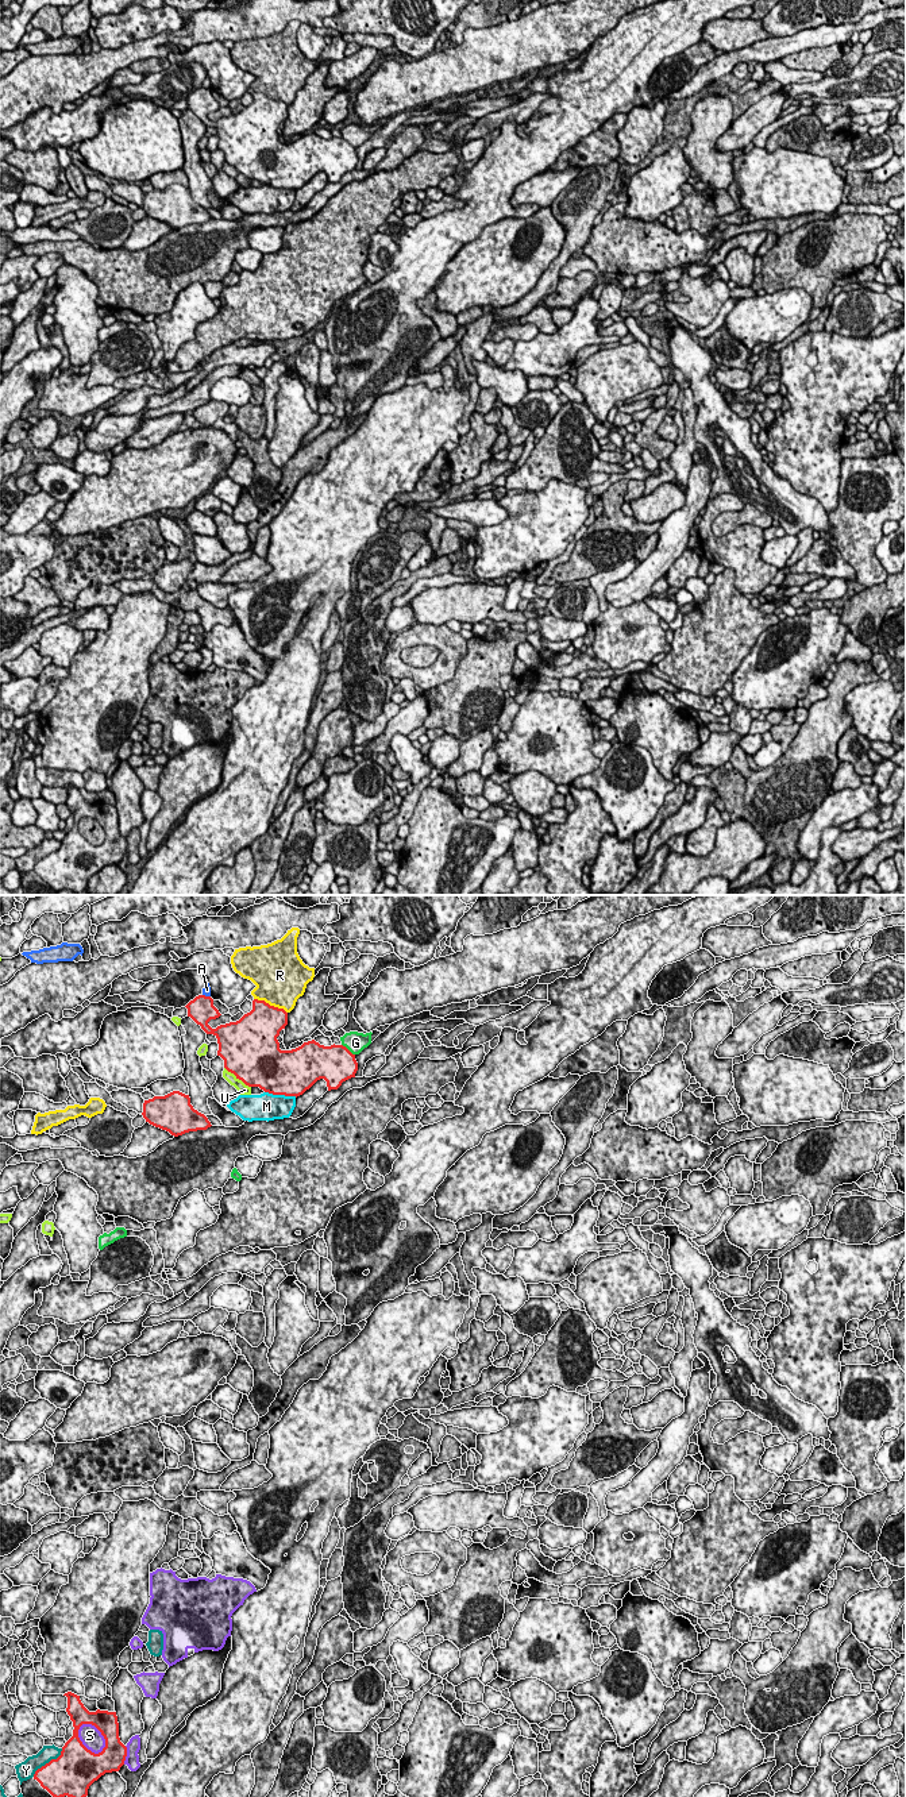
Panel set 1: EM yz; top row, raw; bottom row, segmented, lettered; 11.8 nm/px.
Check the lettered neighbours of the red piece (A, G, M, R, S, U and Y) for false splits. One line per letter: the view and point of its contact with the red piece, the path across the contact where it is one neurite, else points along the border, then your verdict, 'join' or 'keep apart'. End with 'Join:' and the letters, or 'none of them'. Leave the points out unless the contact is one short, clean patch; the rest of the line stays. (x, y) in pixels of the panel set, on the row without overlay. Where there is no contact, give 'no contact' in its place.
A: yz (207, 89) | along yz (203, 87), (209, 89) | keep apart
G: yz (347, 142) | keep apart
M: yz (281, 186) | keep apart
R: yz (269, 97) | keep apart
S: yz (101, 826) | keep apart
U: yz (238, 170) | keep apart
Y: yz (49, 855) | keep apart
Join: none of them

